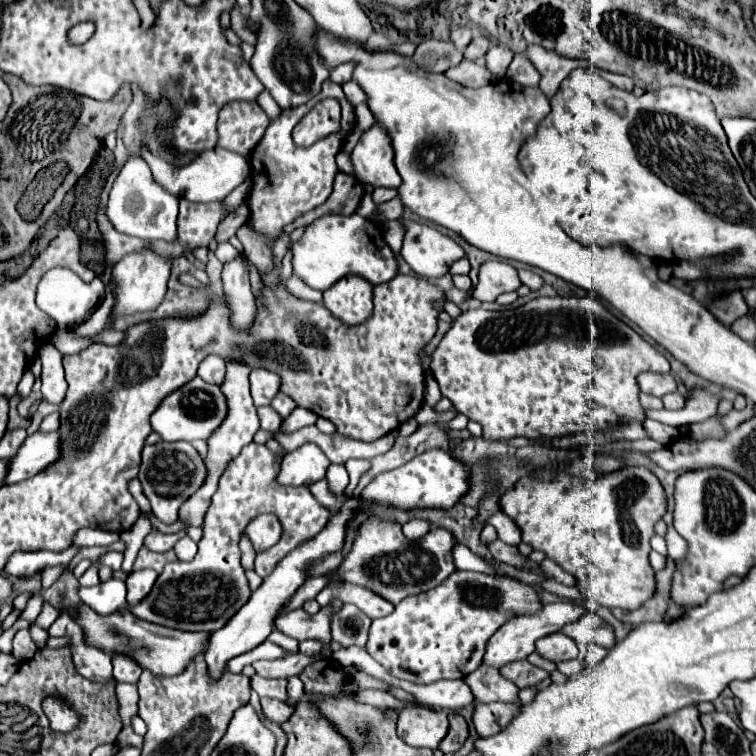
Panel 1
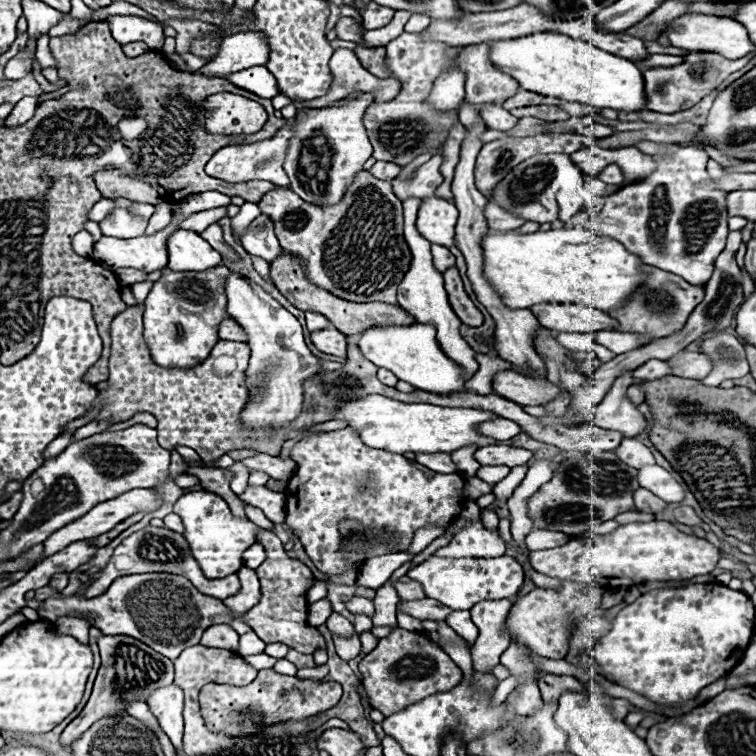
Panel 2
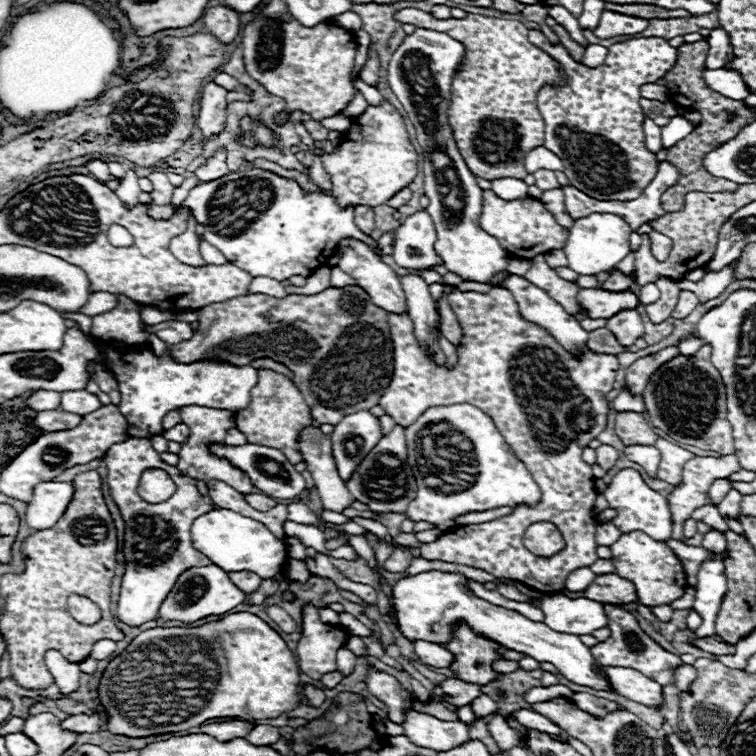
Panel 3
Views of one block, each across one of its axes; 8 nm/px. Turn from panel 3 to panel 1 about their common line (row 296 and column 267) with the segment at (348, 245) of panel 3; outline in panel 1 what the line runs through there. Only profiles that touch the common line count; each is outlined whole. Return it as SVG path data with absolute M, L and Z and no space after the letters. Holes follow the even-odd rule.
M266 370L250 372L250 394L256 406L268 406L278 390L280 390L280 380L278 376L274 376L274 372Z

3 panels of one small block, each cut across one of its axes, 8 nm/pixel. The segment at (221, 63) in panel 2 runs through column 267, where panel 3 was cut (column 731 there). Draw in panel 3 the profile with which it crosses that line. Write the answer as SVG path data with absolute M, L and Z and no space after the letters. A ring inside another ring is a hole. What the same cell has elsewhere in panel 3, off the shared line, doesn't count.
M717 28L710 31L706 41L710 46L705 62L706 68L724 68L728 60L732 60L734 56L730 36L724 32L724 29Z

